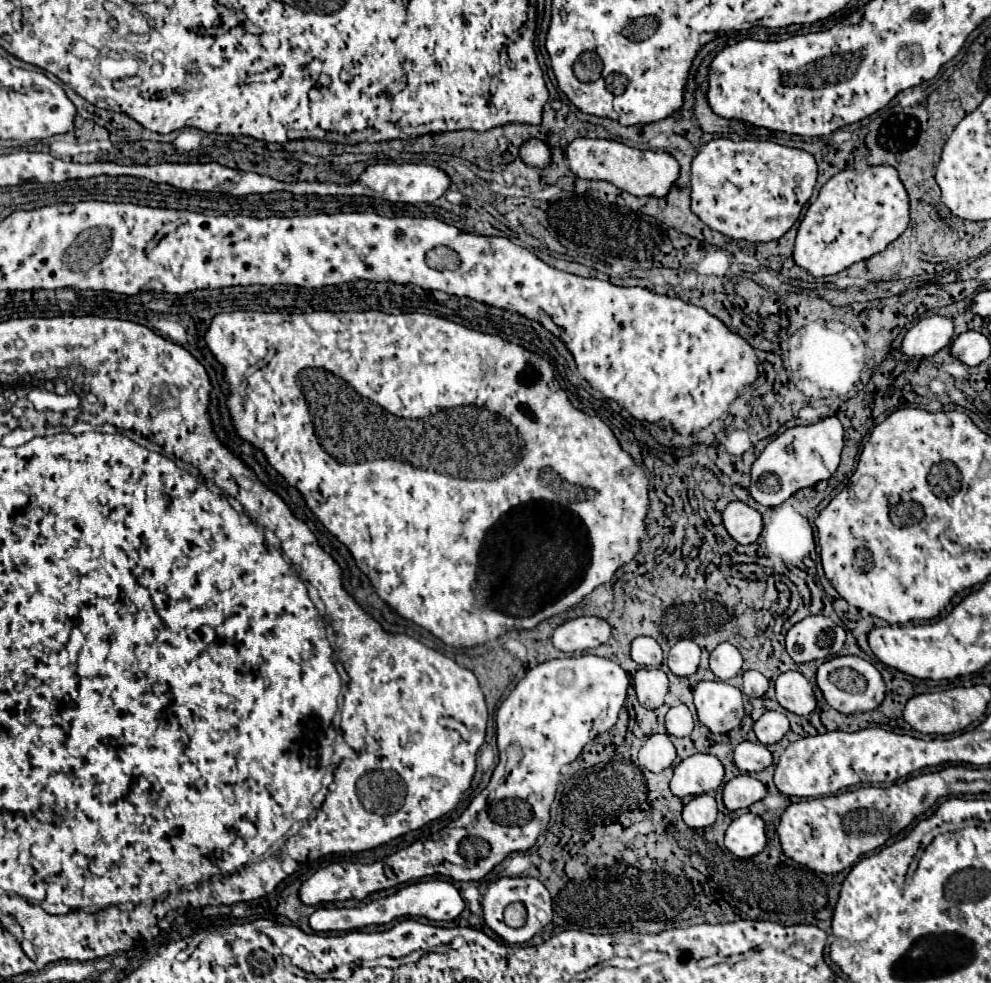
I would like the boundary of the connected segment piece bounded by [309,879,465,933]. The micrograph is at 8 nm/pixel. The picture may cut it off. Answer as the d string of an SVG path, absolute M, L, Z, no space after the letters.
M421 881L421 883L413 883L407 885L403 889L399 889L393 895L369 901L361 907L319 907L311 917L309 917L309 925L313 931L317 933L327 933L327 931L355 931L355 929L363 929L369 925L385 925L391 923L397 917L427 917L431 921L453 921L465 907L465 901L461 899L459 891L449 883L449 881Z

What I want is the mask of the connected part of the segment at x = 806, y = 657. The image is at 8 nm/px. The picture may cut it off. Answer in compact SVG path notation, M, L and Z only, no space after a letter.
M811 615L795 623L785 637L785 649L795 663L825 661L839 653L845 631L823 615Z

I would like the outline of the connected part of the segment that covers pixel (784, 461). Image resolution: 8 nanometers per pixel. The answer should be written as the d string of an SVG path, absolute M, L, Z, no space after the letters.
M837 417L821 419L807 427L791 427L777 435L755 459L751 467L751 497L761 505L781 505L795 491L811 487L823 479L829 479L839 465L839 455L843 449L843 427Z

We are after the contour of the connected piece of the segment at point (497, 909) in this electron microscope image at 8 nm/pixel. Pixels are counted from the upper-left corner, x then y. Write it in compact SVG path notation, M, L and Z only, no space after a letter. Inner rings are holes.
M503 877L503 879L497 879L495 883L491 883L483 895L483 901L481 901L481 907L483 907L483 919L485 919L485 925L495 933L499 935L505 943L509 945L521 945L521 943L527 943L531 937L535 937L547 923L551 923L551 917L553 917L553 901L551 901L551 895L549 891L545 889L545 885L539 881L539 879L533 879L533 877ZM513 901L521 901L525 903L527 907L527 923L525 927L521 929L511 929L503 923L503 909L513 903Z

